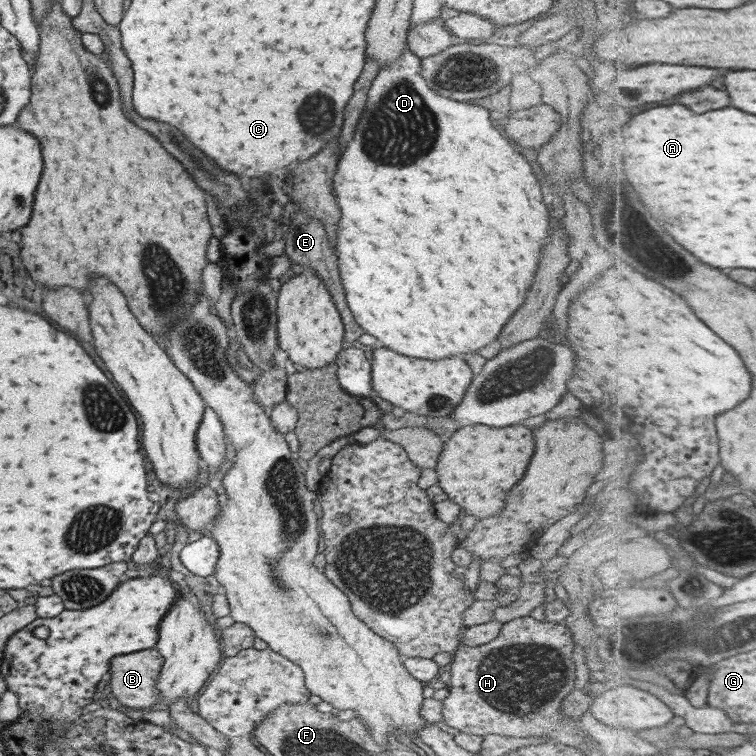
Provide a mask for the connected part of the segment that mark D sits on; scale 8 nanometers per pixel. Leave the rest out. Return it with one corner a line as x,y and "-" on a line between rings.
405,44
405,48
404,48
404,49
403,49
403,50
402,50
402,51
401,51
401,54
402,54
402,55
401,55
401,56
400,56
400,57
399,57
399,58
398,58
398,59
395,59
395,60
394,60
394,61
393,61
393,62
392,62
392,63
391,63
391,64
390,64
390,65
383,65
383,66
382,66
382,67
381,67
381,68
380,68
380,69
378,69
378,71
377,71
377,76
375,76
375,80
373,80
373,81
371,81
371,86
369,86
369,92
367,92
367,104
366,104
366,106
365,106
365,108
364,108
364,110
365,110
365,112
361,112
361,118
360,118
360,120
359,120
359,121
357,121
357,124
356,124
356,127
355,127
355,130
354,130
354,131
353,131
353,138
351,138
351,140
349,140
349,146
345,146
345,150
343,150
343,154
341,154
341,156
339,156
339,160
337,160
337,168
335,168
335,174
333,174
333,178
331,178
331,188
333,188
333,192
335,192
335,204
337,204
337,206
339,206
339,224
337,224
337,244
334,244
334,246
335,246
335,248
334,248
334,252
337,252
337,256
335,256
335,257
336,257
336,258
337,258
337,264
336,264
336,265
337,265
337,270
339,270
339,272
338,272
338,275
339,275
339,278
340,278
340,283
341,283
341,286
342,286
342,287
343,287
343,292
344,292
344,297
345,297
345,300
346,300
346,305
347,305
347,306
348,306
348,309
349,309
349,310
350,310
350,311
351,311
351,314
352,314
352,315
353,315
353,318
354,318
354,319
355,319
355,322
356,322
356,323
357,323
357,324
358,324
358,325
359,325
359,326
360,326
360,327
361,327
361,328
362,328
362,330
363,330
363,332
367,332
367,334
371,334
371,336
375,336
375,338
377,338
377,340
379,340
379,343
380,343
380,344
382,344
382,346
383,346
383,347
385,347
385,348
388,348
388,349
387,349
387,350
390,350
390,351
393,351
393,352
397,352
397,354
401,354
401,356
409,356
409,357
411,357
411,358
417,358
417,359
423,359
423,360
431,360
431,361
435,361
435,360
445,360
445,359
448,359
448,358
453,358
453,357
460,357
460,358
463,358
463,356
464,356
464,355
465,355
465,354
467,354
467,352
475,352
475,350
477,350
477,348
483,348
483,346
487,346
487,344
489,344
489,342
491,342
491,340
493,340
493,338
495,338
495,336
497,336
497,332
499,332
499,330
501,330
501,326
503,326
503,324
505,324
505,320
507,320
507,318
509,318
509,316
511,316
511,314
513,314
513,312
515,312
515,310
517,310
517,306
519,306
519,304
521,304
521,302
523,302
523,298
525,298
525,292
527,292
527,288
529,288
529,284
531,284
531,280
533,280
533,272
535,272
535,268
537,268
537,260
539,260
539,250
541,250
541,246
543,246
543,244
545,244
545,240
547,240
547,236
545,236
545,234
547,234
547,228
549,228
549,226
551,226
551,224
549,224
549,210
550,210
550,208
545,208
545,204
543,204
543,200
545,200
545,202
547,202
547,206
550,206
550,204
549,204
549,202
548,202
548,201
547,201
547,198
546,198
546,194
545,194
545,193
544,193
544,188
543,188
543,187
542,187
542,185
541,185
541,184
540,184
540,183
538,183
538,182
537,182
537,179
535,179
535,176
534,176
534,175
533,175
533,174
532,174
532,173
531,173
531,167
529,167
529,164
528,164
528,163
527,163
527,161
525,161
525,158
523,158
523,157
522,157
522,156
521,156
521,155
519,155
519,152
517,152
517,153
516,153
516,152
515,152
515,150
513,150
513,146
511,146
511,144
509,144
509,142
507,142
507,140
506,140
506,139
507,139
507,138
505,138
505,137
504,137
504,136
503,136
503,134
502,134
502,133
500,133
500,134
499,134
499,132
498,132
498,131
497,131
497,129
496,129
496,127
495,127
495,126
494,126
494,124
493,124
493,121
490,121
490,119
489,119
489,116
488,116
488,113
489,113
489,111
488,111
488,110
487,110
487,109
485,109
485,108
481,108
481,106
472,106
472,105
471,105
471,104
467,104
467,105
466,105
466,104
464,104
464,103
463,103
463,102
456,102
456,100
451,100
451,99
449,99
449,98
443,98
443,96
437,96
437,94
435,94
435,92
433,92
433,90
432,90
432,89
431,89
431,88
429,88
429,86
428,86
428,84
425,84
425,80
423,80
423,78
421,78
421,76
419,76
419,74
420,74
420,70
421,70
421,67
420,67
420,58
419,58
419,57
418,57
418,56
415,56
415,55
414,55
414,54
413,54
413,53
412,53
412,52
411,52
411,51
410,51
410,50
409,50
409,49
408,49
408,48
407,48
407,46
406,46
406,44

